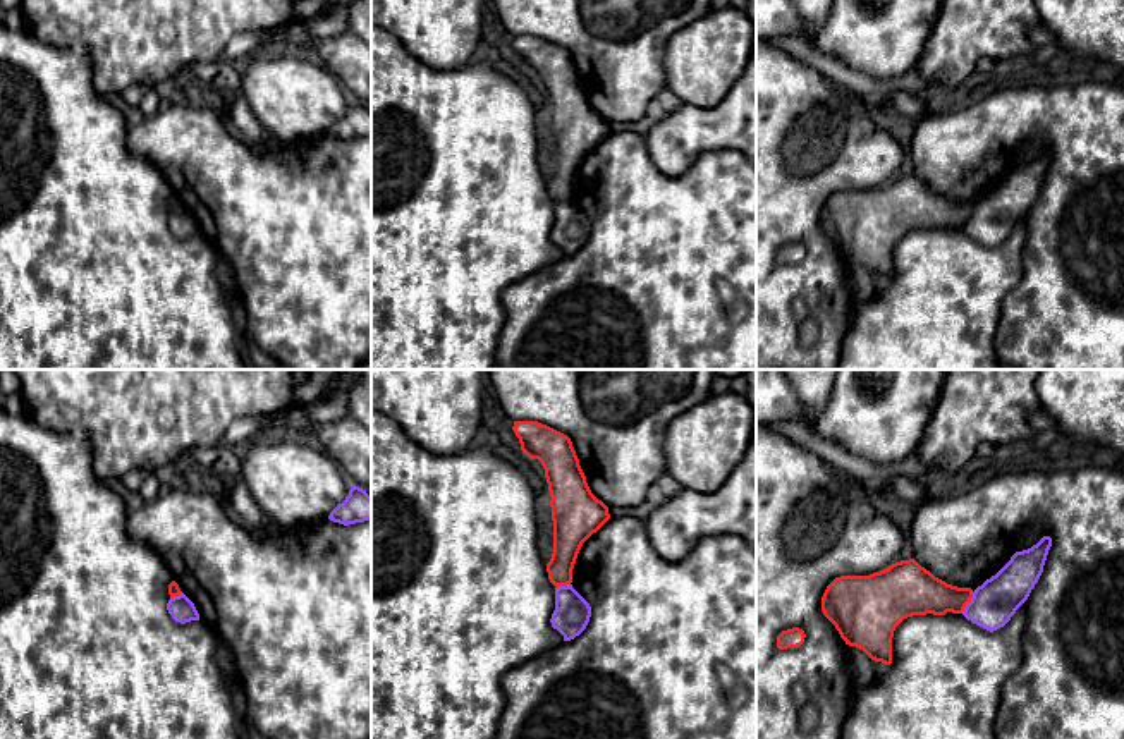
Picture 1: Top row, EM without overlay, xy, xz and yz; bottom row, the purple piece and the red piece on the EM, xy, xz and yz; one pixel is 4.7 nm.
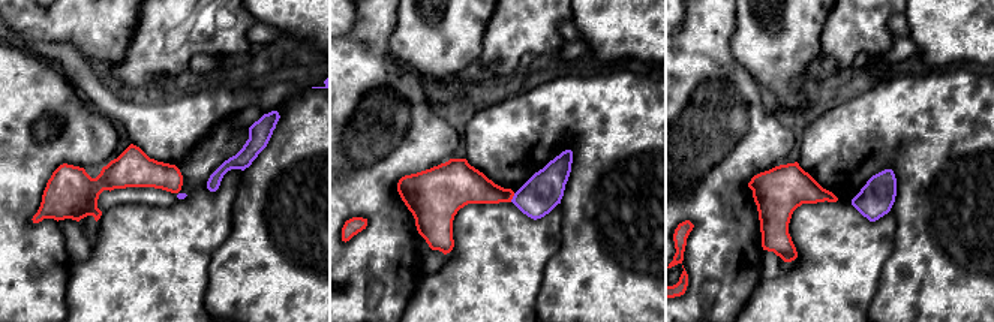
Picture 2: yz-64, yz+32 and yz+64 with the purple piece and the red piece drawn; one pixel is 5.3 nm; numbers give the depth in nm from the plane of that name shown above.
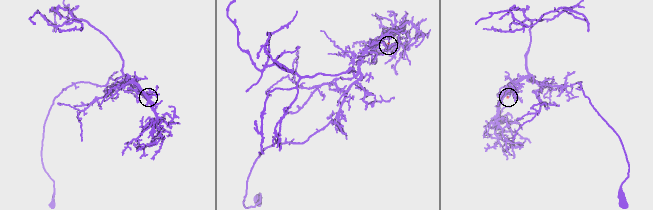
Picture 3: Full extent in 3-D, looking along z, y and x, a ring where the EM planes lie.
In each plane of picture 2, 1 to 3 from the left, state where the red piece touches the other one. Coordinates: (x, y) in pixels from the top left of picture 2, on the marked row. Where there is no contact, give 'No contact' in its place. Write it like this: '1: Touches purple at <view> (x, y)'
1: No contact
2: Touches purple at yz+32 (513, 198)
3: No contact

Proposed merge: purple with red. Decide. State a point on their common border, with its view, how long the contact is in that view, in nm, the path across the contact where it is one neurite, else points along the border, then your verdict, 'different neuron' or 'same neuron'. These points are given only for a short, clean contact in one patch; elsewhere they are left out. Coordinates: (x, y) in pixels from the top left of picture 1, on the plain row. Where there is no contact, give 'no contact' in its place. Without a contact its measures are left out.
yz (970, 217) | 120 nm | along yz (975, 207), (961, 227) | different neuron

